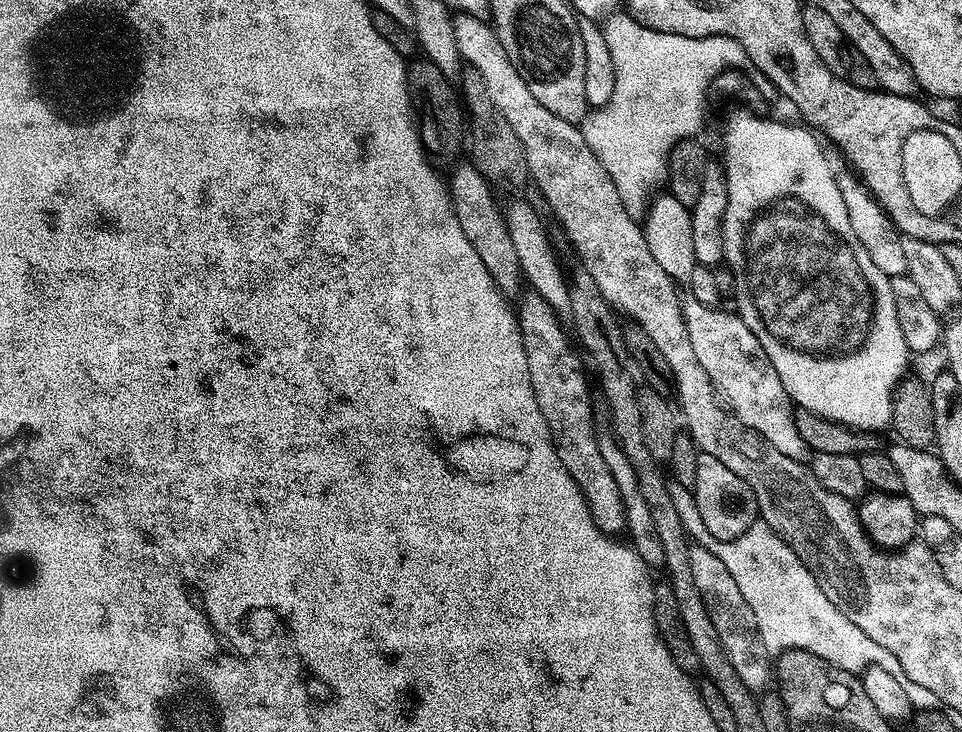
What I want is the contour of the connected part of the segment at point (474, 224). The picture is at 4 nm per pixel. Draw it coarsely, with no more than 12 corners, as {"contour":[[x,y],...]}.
{"contour":[[471,162],[450,180],[462,234],[496,289],[526,281],[493,185]]}

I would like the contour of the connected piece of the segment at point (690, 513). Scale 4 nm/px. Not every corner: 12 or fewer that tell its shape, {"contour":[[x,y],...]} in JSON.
{"contour":[[677,487],[685,535],[725,563],[770,654],[833,668],[900,672],[798,554],[757,522],[716,540]]}

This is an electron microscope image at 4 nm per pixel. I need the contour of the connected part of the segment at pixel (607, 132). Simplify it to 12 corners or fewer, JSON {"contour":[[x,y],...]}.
{"contour":[[603,29],[614,94],[582,131],[633,214],[699,137],[729,36]]}

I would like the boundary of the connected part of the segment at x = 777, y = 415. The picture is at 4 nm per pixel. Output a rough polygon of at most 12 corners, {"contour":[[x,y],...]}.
{"contour":[[682,307],[690,346],[732,415],[807,461],[792,399],[735,311]]}

